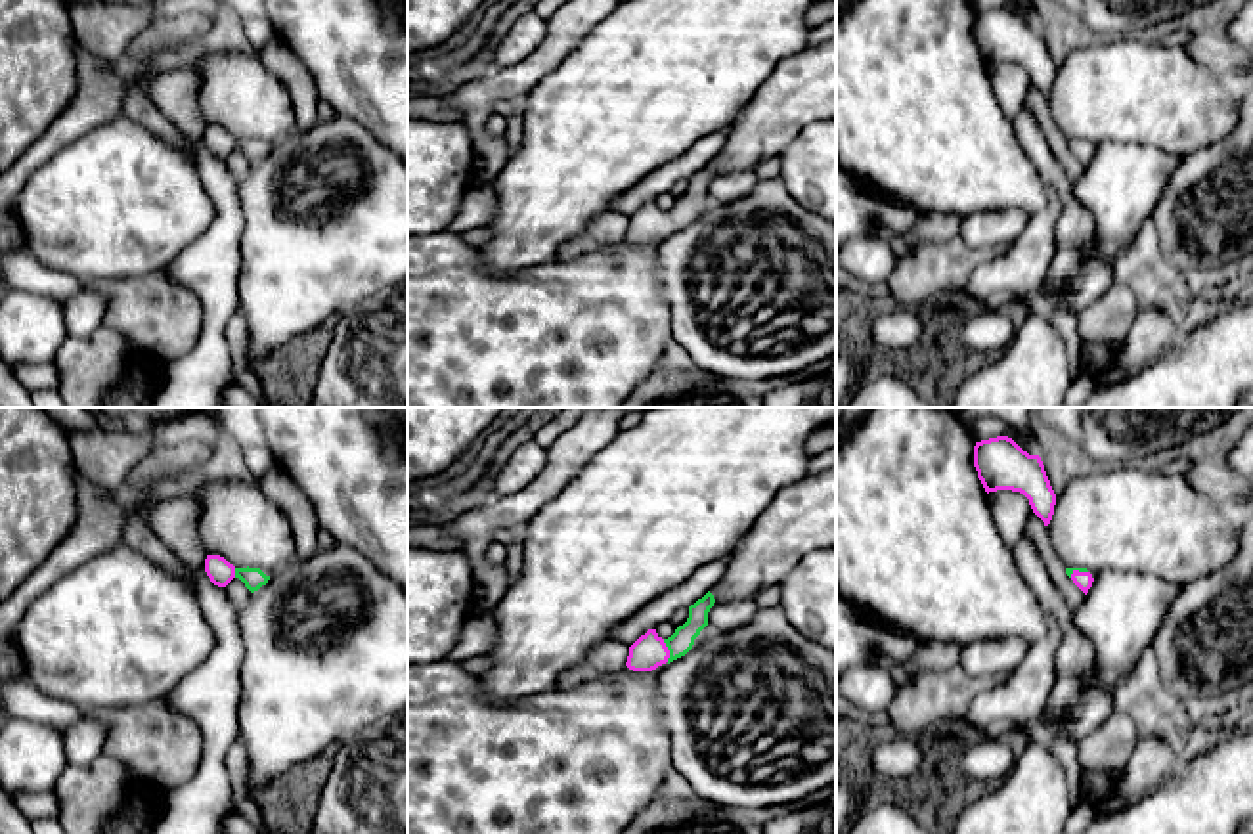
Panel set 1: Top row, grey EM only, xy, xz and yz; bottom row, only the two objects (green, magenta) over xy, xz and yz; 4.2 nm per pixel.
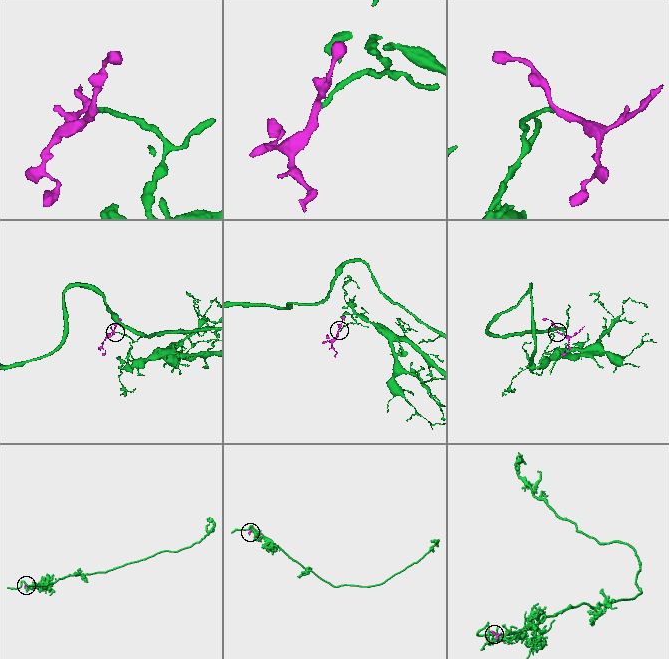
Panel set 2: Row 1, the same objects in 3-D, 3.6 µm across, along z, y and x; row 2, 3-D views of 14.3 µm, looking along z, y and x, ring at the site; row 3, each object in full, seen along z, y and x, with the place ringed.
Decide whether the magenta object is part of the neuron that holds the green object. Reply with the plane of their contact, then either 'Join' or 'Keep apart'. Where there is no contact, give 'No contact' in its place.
Touches green in xz. Join

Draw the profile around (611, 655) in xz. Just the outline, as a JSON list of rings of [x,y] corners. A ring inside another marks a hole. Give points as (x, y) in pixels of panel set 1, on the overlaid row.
[[[616,639],[597,643],[576,666],[566,668],[559,675],[559,687],[572,689],[599,675],[612,673],[626,666],[627,656],[629,647]]]

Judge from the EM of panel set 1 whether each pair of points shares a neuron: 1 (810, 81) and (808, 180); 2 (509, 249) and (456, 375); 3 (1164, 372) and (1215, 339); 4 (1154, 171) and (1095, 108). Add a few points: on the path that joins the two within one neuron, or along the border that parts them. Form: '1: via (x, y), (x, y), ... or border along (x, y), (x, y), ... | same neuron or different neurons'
1: border along (815, 119), (779, 154) | different neurons
2: border along (477, 247), (484, 264), (498, 274), (542, 263) | different neurons
3: via (1177, 372), (1183, 372), (1202, 352) | same neuron
4: border along (1099, 142), (1143, 142), (1173, 155) | different neurons

